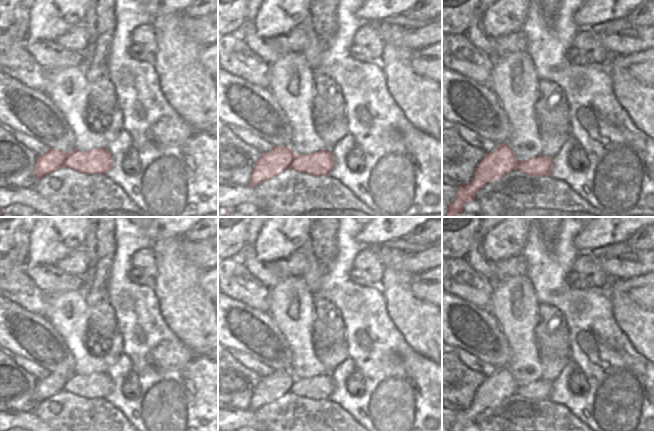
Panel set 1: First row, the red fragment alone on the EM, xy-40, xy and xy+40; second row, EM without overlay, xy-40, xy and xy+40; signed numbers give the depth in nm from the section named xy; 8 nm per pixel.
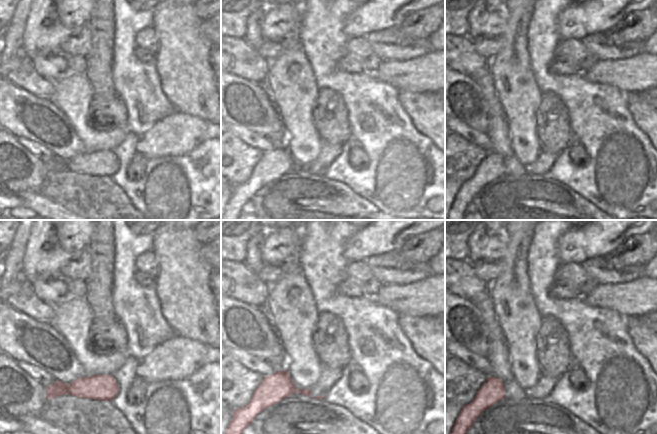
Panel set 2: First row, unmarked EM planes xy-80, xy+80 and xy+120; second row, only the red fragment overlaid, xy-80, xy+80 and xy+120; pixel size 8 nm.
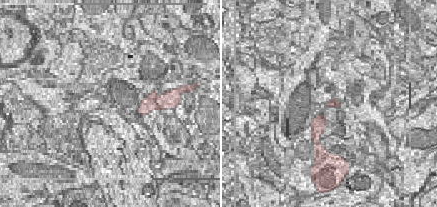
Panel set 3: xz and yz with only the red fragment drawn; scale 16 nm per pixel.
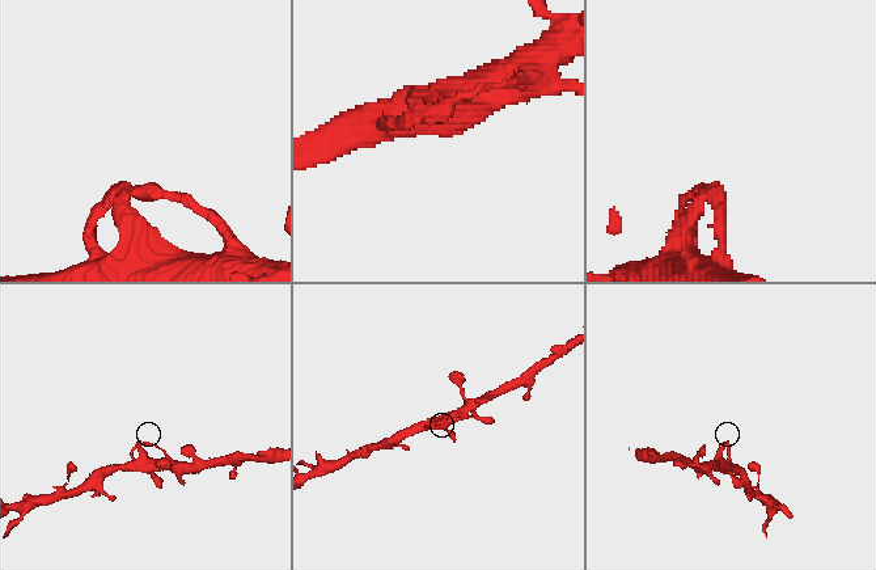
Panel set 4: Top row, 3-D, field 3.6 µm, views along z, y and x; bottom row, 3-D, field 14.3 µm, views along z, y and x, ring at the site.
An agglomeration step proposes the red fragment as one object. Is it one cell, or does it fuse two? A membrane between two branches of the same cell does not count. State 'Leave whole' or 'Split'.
Leave whole

